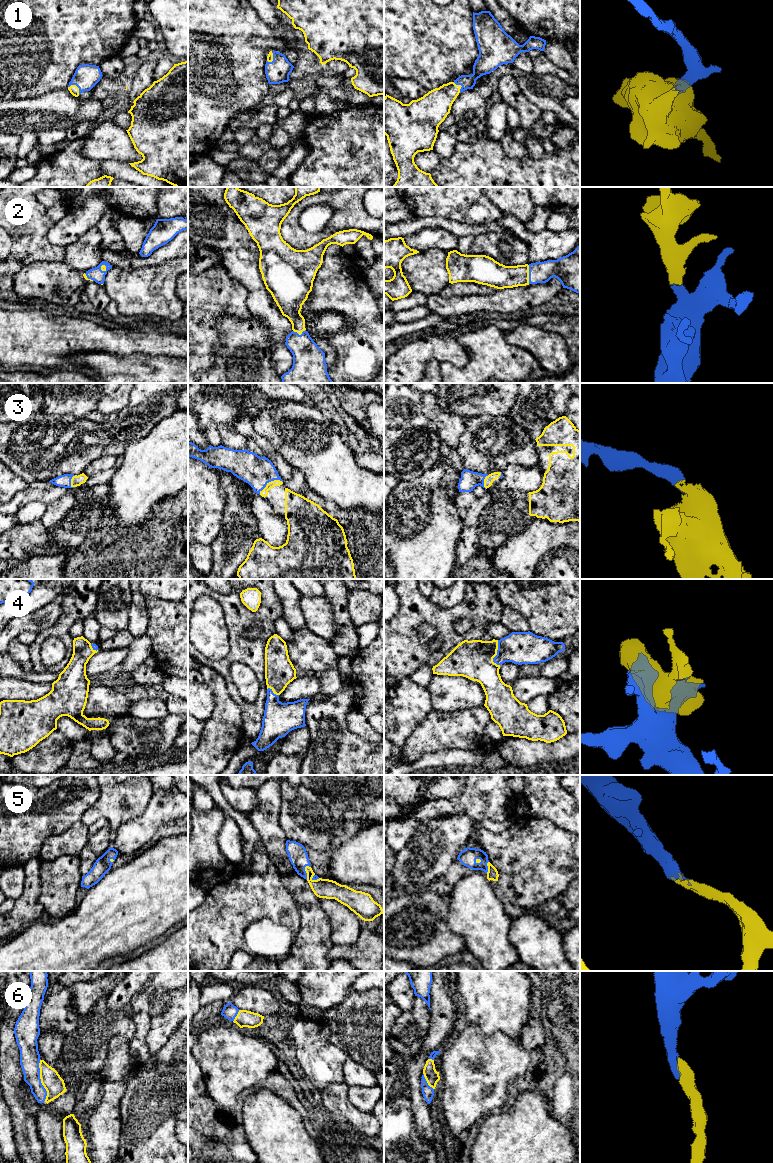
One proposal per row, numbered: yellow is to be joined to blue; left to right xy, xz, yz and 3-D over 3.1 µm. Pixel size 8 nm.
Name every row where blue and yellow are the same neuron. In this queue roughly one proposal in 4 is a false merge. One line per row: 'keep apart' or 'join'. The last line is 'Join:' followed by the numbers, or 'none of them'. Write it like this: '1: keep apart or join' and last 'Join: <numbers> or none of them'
1: join
2: join
3: join
4: join
5: join
6: join
Join: 1, 2, 3, 4, 5, 6

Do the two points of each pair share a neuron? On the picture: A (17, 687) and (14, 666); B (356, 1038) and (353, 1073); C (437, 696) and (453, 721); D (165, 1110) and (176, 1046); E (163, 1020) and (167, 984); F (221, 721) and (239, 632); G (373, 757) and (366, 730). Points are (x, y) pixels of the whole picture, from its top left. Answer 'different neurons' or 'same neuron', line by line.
A: different neurons
B: different neurons
C: different neurons
D: same neuron
E: different neurons
F: different neurons
G: different neurons

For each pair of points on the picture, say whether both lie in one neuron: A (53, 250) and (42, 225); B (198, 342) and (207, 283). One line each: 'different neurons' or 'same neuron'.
A: same neuron
B: same neuron

